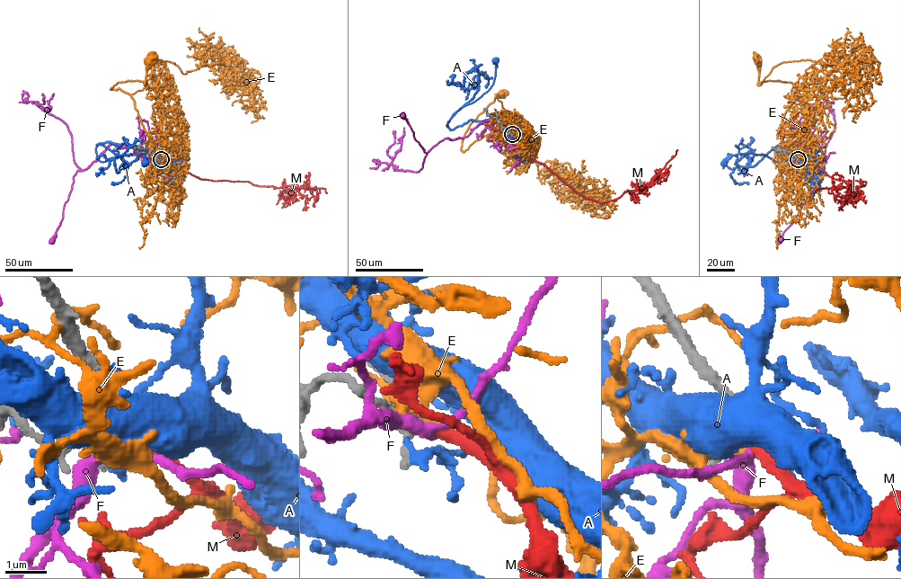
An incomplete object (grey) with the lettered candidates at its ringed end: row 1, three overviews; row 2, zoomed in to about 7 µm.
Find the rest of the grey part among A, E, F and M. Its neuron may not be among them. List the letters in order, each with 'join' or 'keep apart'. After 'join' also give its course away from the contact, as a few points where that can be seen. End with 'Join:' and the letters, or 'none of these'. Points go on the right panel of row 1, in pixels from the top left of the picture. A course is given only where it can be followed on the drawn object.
A: keep apart
E: keep apart
F: keep apart
M: join; it runs (798, 159), (835, 179), (866, 182), (863, 186), (845, 187), (857, 188), (857, 195), (866, 201)
Join: M

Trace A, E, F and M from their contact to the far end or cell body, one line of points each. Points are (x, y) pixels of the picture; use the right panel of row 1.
A: (799, 160), (784, 149), (783, 144), (789, 142), (793, 143), (779, 162), (764, 155), (742, 153), (724, 163)
E: (797, 159), (794, 169), (782, 120), (797, 98), (815, 90), (779, 81), (759, 84), (757, 62)
F: (798, 159), (800, 167), (787, 154), (787, 146), (801, 144), (801, 161), (816, 175), (802, 207), (779, 241)
M: (798, 159), (835, 179), (866, 182), (863, 186), (845, 187), (857, 188), (857, 195), (866, 201)

